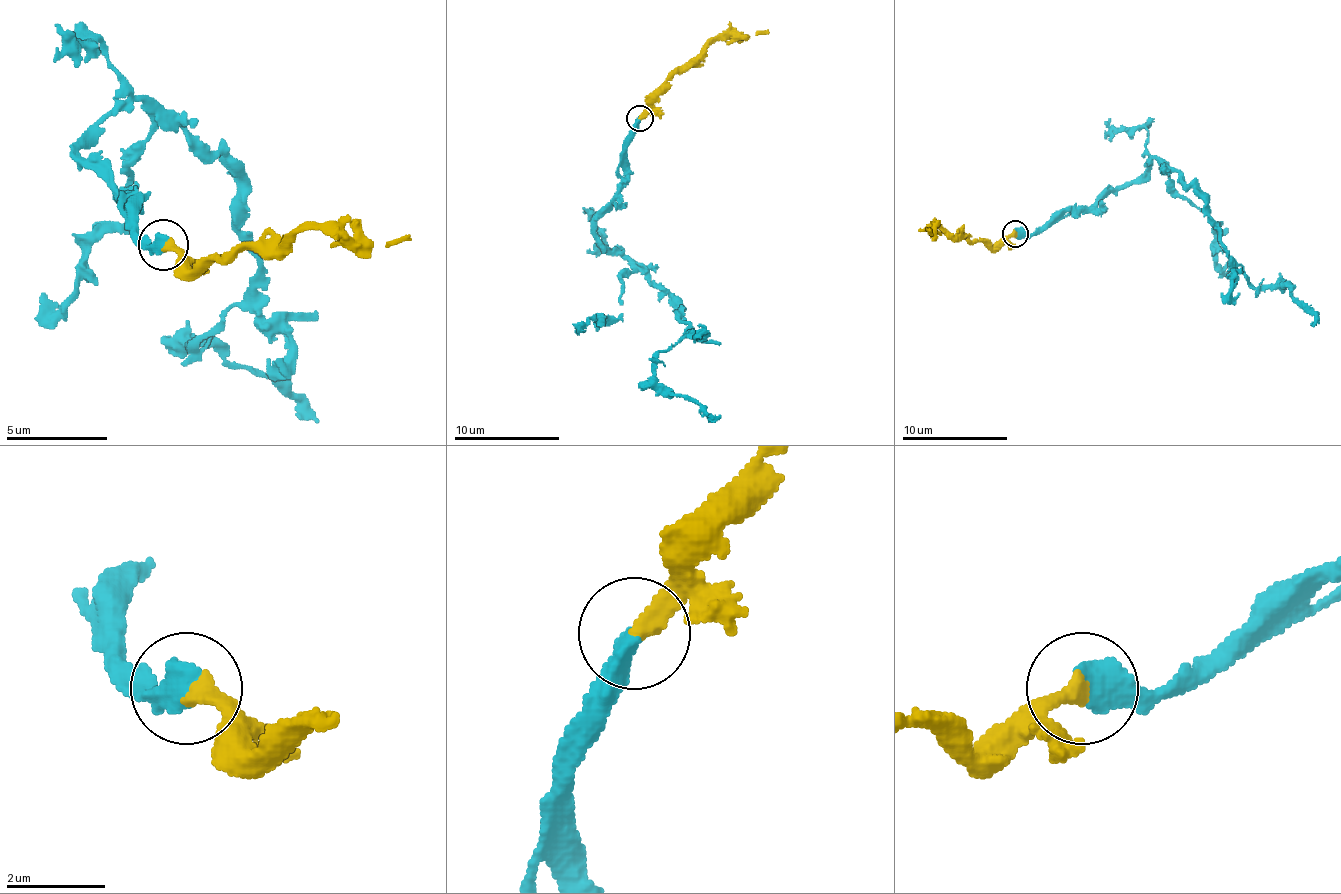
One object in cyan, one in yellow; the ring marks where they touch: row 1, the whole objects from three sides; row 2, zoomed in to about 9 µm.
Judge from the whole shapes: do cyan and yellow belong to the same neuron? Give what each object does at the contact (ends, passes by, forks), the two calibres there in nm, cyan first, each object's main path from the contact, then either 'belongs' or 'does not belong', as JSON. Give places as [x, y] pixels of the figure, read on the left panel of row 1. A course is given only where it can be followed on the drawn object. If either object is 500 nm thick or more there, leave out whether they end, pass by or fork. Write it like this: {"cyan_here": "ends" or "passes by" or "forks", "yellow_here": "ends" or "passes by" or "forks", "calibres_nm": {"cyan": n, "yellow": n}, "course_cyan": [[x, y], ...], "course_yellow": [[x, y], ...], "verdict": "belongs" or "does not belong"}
{"calibres_nm": {"cyan": 600, "yellow": 400}, "course_cyan": [[164, 246], [78, 154], [134, 99], [235, 175], [255, 286], [195, 347], [271, 372], [316, 423]], "course_yellow": [[164, 246], [200, 271], [240, 251], [281, 251], [311, 230], [412, 240]], "verdict": "belongs"}

